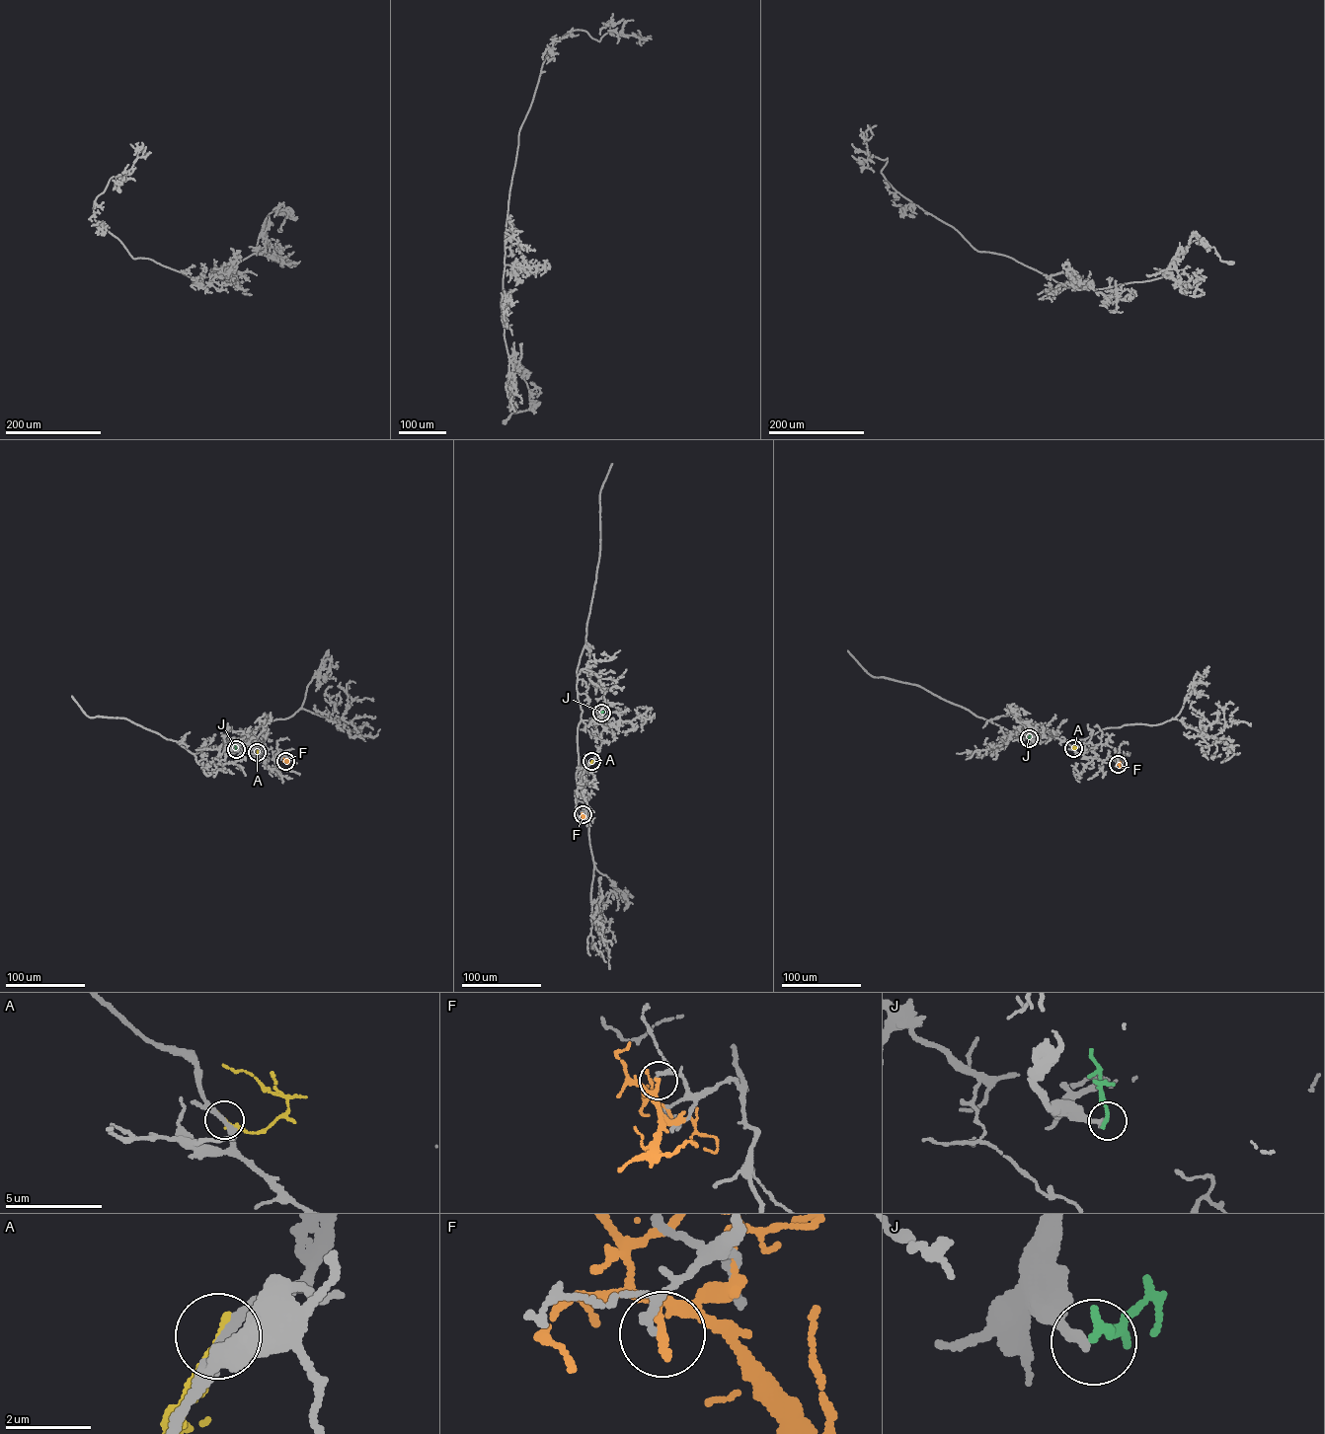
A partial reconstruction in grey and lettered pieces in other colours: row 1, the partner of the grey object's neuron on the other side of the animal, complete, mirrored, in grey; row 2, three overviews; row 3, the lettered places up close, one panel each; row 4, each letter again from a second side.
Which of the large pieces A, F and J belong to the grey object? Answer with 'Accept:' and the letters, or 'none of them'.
Accept: none of them

